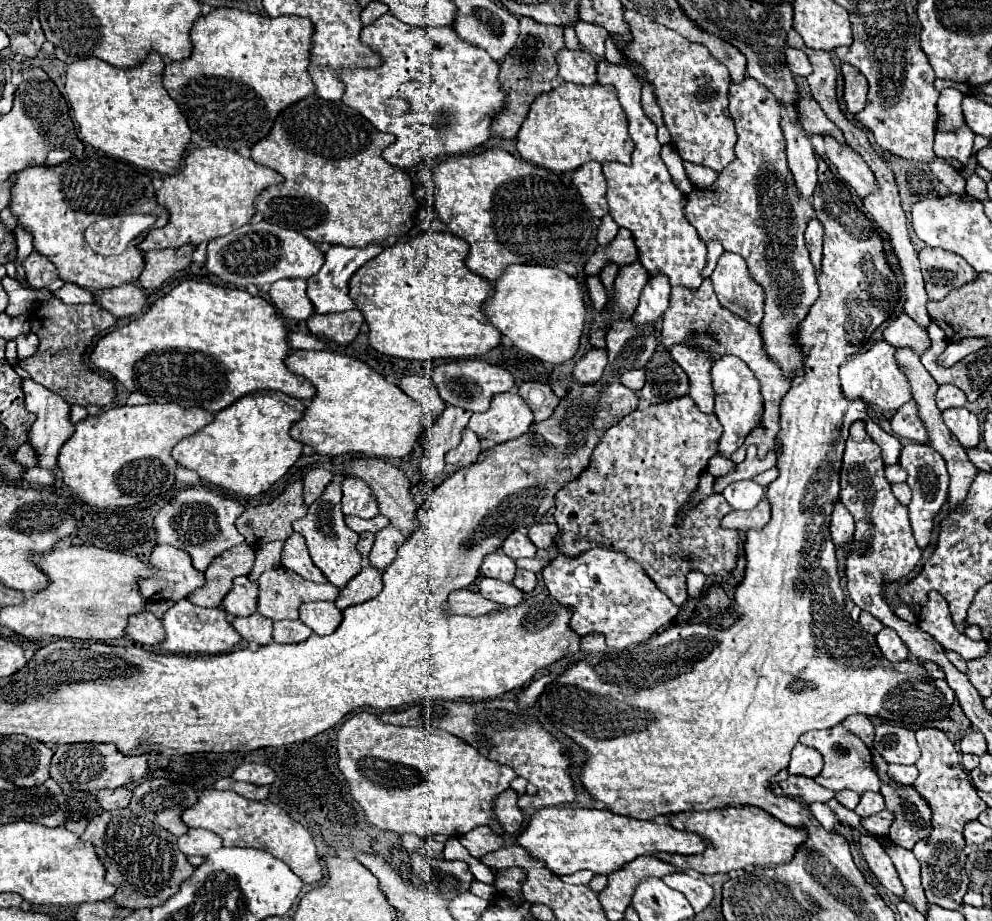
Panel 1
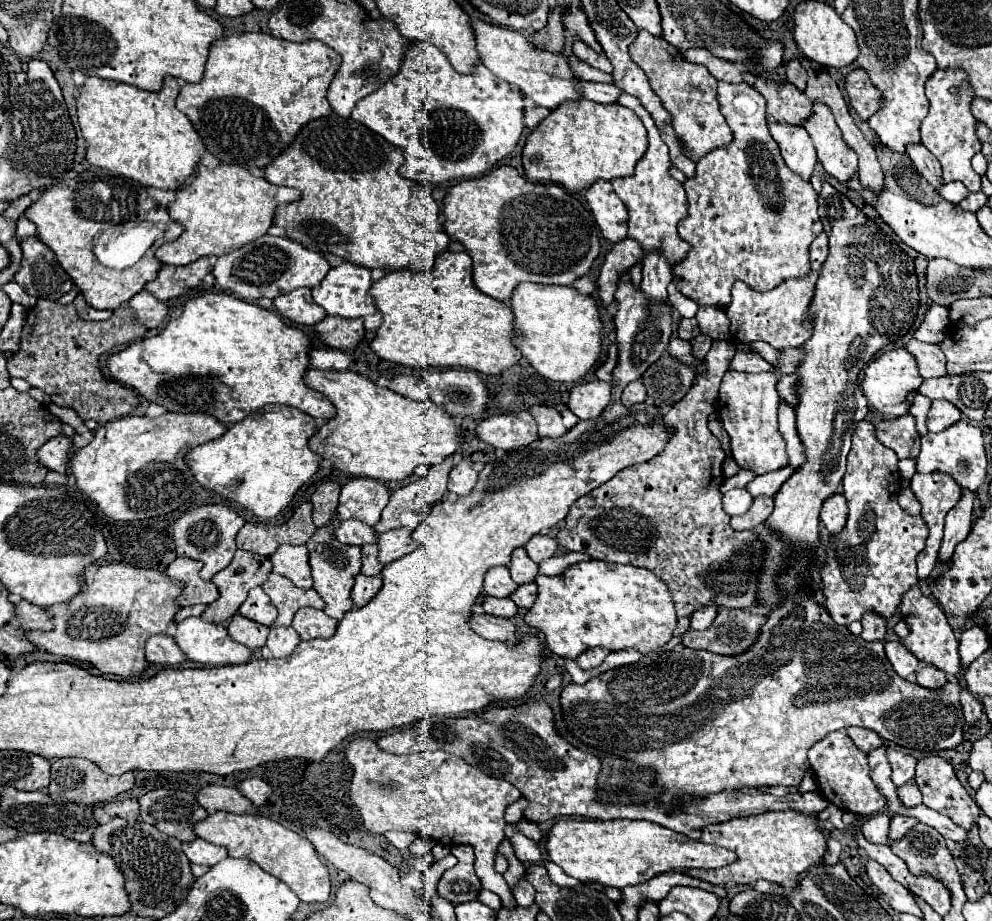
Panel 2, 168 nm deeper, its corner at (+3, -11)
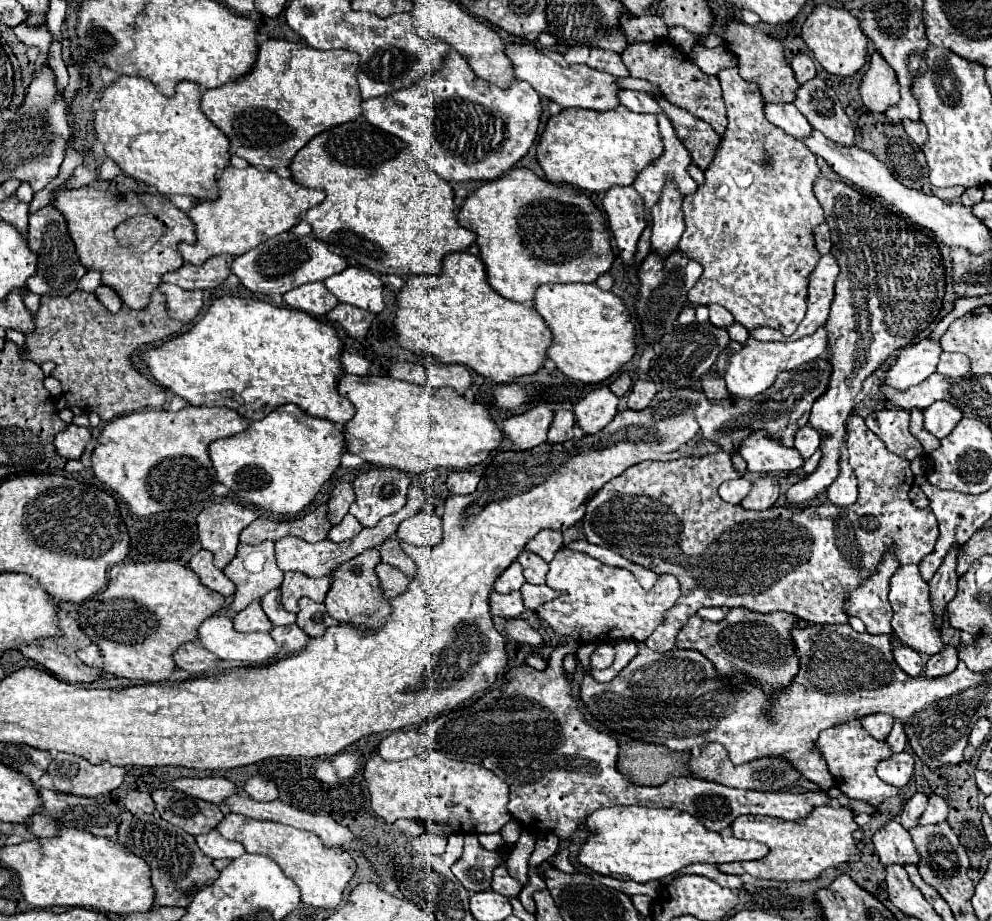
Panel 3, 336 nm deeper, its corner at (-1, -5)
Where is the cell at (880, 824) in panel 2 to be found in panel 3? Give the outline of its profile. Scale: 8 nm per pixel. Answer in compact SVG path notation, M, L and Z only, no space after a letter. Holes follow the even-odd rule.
M894 819L874 833L872 843L882 865L890 865L890 863L918 865L918 851L908 831L902 827L902 823Z

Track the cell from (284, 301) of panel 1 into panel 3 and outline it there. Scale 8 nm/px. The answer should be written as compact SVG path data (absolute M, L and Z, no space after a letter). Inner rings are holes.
M306 283L306 285L294 287L288 293L284 293L284 301L288 307L306 311L314 317L326 315L338 305L338 299L334 299L334 295L326 291L324 283Z

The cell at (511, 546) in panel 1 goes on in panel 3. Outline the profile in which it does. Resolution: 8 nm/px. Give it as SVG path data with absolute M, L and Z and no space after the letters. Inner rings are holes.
M524 549L518 555L518 563L522 565L524 577L526 577L528 583L534 583L534 585L542 585L544 583L544 577L546 577L546 571L548 571L548 563L544 559L540 559L538 555L534 555L528 549Z

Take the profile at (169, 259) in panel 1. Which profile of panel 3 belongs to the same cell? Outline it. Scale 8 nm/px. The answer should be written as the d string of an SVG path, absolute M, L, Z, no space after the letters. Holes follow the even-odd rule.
M214 255L204 265L184 263L180 269L166 273L162 277L164 283L174 283L182 289L210 289L218 287L230 275L230 263L234 257L230 255Z

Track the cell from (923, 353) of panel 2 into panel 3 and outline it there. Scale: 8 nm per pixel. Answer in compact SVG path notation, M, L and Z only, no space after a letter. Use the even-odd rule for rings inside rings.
M942 351L938 361L938 373L946 377L964 377L964 375L970 375L970 363L966 355Z

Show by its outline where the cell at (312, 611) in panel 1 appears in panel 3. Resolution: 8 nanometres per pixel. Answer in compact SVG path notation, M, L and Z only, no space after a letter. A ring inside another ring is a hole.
M302 597L298 605L300 611L296 615L296 625L310 637L318 637L326 627L338 625L338 621L326 613L326 607L322 603L314 603L312 599Z

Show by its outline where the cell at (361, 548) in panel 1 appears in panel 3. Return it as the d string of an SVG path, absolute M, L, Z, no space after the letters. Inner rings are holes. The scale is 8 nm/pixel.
M394 537L386 539L378 549L380 549L380 559L382 559L382 563L390 563L392 567L402 569L406 577L414 575L414 563L410 563L410 559L402 553L398 539L394 539Z

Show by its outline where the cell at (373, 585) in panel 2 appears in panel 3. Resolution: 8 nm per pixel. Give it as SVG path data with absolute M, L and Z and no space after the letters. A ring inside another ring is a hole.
M378 563L376 577L380 581L384 597L394 597L396 593L402 593L410 581L402 571L398 571L396 567L390 567L386 563Z

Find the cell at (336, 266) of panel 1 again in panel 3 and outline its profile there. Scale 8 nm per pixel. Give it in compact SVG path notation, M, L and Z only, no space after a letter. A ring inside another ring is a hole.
M346 267L342 273L328 277L324 285L340 303L348 303L370 313L380 313L384 309L384 285L364 267Z

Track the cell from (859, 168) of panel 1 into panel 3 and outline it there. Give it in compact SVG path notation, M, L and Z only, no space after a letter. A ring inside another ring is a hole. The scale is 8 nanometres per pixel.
M820 77L806 81L804 87L798 89L794 105L826 139L844 147L854 145L854 127L834 89L828 87Z

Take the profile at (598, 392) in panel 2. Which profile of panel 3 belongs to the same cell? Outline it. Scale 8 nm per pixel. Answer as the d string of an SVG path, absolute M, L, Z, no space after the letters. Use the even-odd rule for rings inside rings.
M596 387L588 391L586 397L574 407L576 421L586 433L596 433L606 427L606 423L610 423L616 413L618 397L608 387Z

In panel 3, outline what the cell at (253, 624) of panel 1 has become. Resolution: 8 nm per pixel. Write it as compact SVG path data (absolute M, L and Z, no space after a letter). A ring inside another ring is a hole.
M260 601L250 603L246 609L236 613L236 617L232 621L234 621L234 629L240 633L252 633L252 631L268 633L272 629L270 619L266 617L266 613L260 607Z

